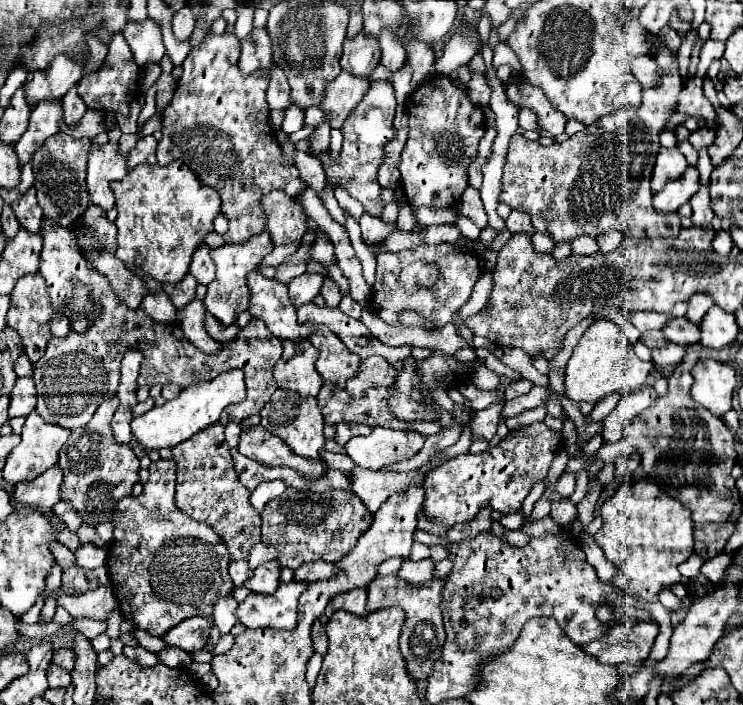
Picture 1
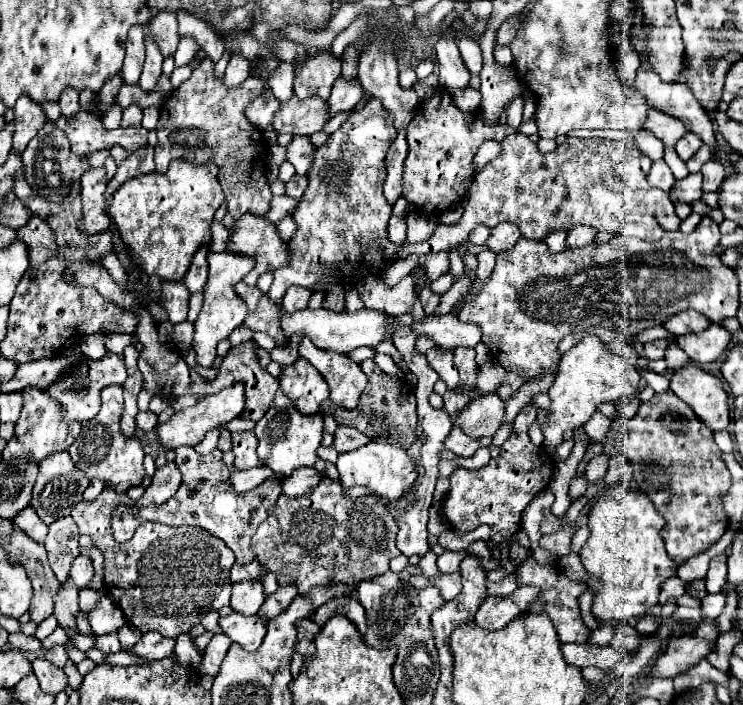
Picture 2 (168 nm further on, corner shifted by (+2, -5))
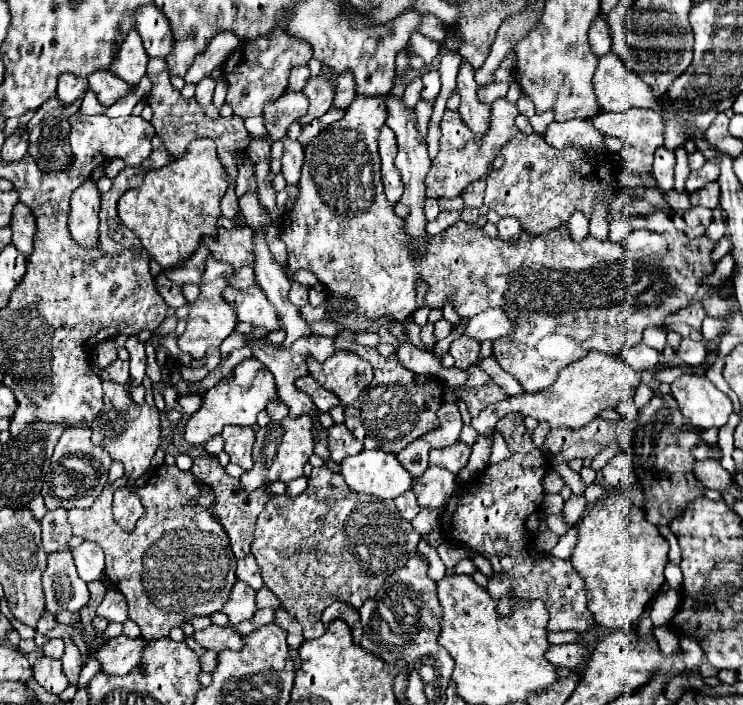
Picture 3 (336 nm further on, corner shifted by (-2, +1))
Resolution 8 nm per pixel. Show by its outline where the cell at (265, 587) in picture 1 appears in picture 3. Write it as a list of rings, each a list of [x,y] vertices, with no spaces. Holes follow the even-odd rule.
[[[240,580],[236,582],[228,602],[222,606],[222,612],[228,616],[232,626],[236,626],[238,622],[254,616],[254,612],[256,612],[254,596],[256,596],[256,590],[252,590],[248,584],[244,584]]]

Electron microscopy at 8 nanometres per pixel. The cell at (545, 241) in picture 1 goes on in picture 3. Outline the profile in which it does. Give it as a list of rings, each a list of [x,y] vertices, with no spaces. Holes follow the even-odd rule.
[[[576,212],[576,214],[572,214],[568,228],[570,228],[570,234],[574,240],[582,240],[588,236],[588,218],[584,214]]]

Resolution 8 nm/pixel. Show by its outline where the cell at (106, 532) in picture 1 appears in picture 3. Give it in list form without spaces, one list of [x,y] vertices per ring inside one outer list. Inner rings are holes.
[[[64,508],[46,512],[40,526],[42,526],[42,548],[46,554],[68,548],[68,540],[72,538],[72,530],[68,526],[68,512]]]

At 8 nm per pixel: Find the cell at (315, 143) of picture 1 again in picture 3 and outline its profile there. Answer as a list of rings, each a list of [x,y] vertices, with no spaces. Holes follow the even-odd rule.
[[[284,140],[284,156],[282,156],[282,174],[286,184],[298,184],[300,168],[304,160],[304,148],[296,140]]]

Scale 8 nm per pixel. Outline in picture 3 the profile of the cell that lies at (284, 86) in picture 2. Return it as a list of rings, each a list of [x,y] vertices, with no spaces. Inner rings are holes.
[[[308,66],[292,68],[288,90],[302,90],[302,88],[304,88],[304,84],[308,82],[308,78],[310,78],[310,70],[308,70]]]

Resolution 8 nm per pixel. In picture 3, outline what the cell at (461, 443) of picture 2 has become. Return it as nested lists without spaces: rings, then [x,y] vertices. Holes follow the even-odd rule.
[[[452,444],[446,448],[434,448],[430,450],[430,464],[442,466],[452,474],[458,474],[460,468],[468,464],[472,448],[468,444]]]

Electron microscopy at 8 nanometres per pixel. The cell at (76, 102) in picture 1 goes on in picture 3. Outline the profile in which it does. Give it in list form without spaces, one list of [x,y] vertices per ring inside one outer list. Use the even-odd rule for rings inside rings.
[[[62,74],[58,78],[58,92],[56,94],[64,104],[76,102],[80,96],[84,96],[86,90],[88,90],[86,78],[78,78],[74,74]]]

